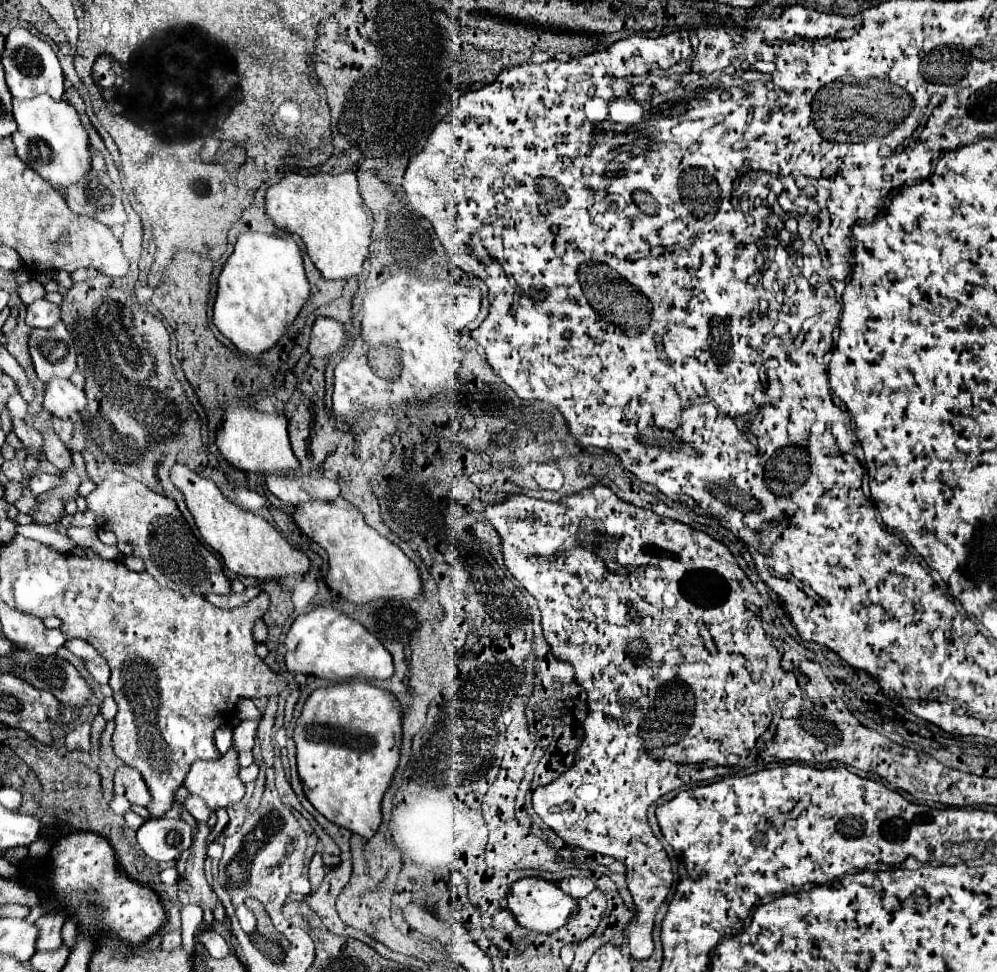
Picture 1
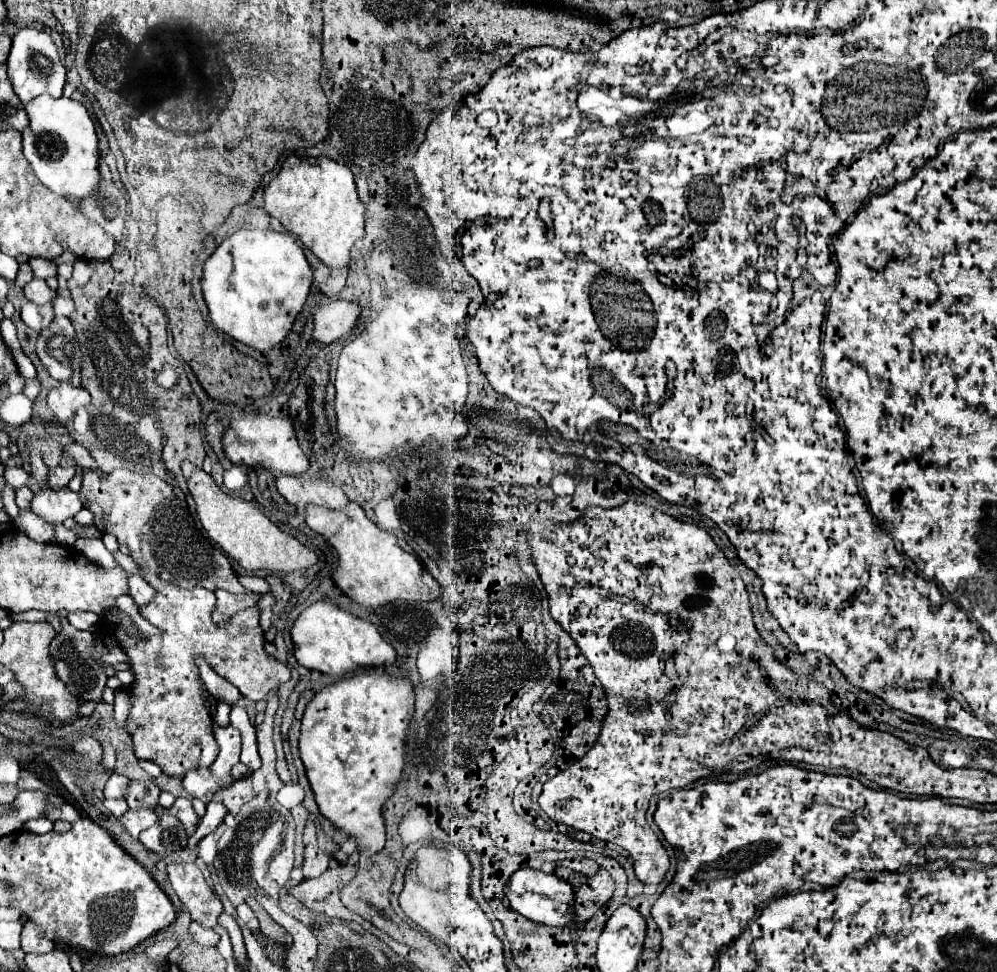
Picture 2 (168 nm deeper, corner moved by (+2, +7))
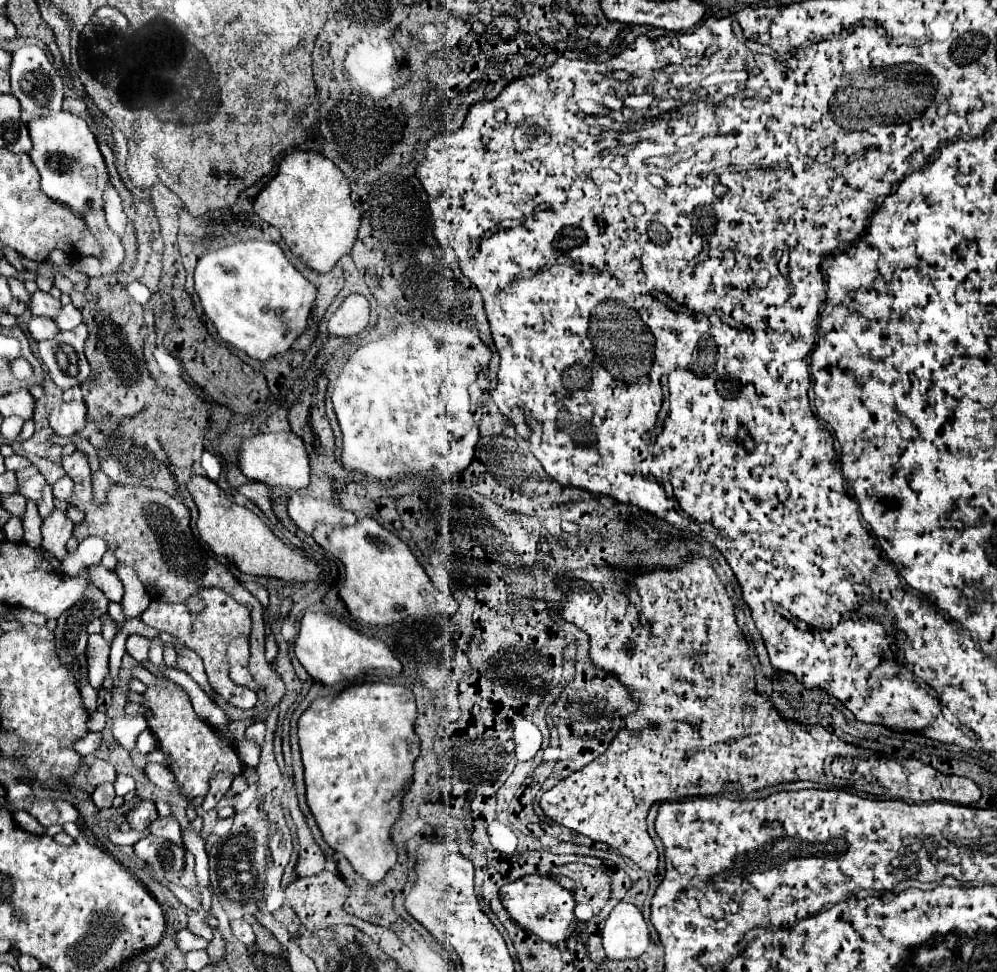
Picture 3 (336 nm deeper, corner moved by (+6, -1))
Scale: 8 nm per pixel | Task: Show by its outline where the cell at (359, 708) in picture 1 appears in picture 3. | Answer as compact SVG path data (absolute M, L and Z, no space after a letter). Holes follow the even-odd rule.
M360 683L360 685L352 685L348 689L344 689L342 693L334 695L334 697L320 697L316 699L300 717L298 721L298 737L300 737L300 749L302 749L302 763L304 763L304 781L306 781L306 799L308 799L308 807L322 831L324 841L338 853L342 853L350 865L354 867L354 871L364 877L370 883L378 883L384 879L384 875L392 869L392 865L396 863L396 847L390 839L390 829L392 825L398 821L400 813L402 813L402 797L406 793L406 787L412 783L412 773L414 773L414 761L420 755L420 739L414 731L414 721L416 721L416 703L414 703L414 695L412 689L404 687L404 685L392 685L392 683Z

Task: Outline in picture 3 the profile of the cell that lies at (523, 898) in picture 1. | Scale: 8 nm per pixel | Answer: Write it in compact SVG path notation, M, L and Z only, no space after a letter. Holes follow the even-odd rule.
M526 875L520 877L518 881L512 881L500 889L500 899L510 917L522 925L524 929L532 931L538 935L542 941L558 945L566 941L572 931L578 927L576 915L574 915L574 897L572 891L564 889L558 885L552 877L542 877L542 875Z

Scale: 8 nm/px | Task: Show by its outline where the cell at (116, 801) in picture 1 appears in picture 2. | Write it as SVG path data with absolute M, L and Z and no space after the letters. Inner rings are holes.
M124 798L120 799L105 799L103 801L104 806L112 815L119 818L128 811L128 805Z

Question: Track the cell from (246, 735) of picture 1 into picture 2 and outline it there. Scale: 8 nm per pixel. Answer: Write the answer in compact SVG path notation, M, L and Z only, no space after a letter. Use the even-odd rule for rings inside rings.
M214 725L214 735L216 735L216 741L220 745L220 755L210 765L210 769L216 777L224 777L224 775L230 775L232 765L240 761L242 739L240 739L240 731L232 725L228 725L228 727L216 727Z

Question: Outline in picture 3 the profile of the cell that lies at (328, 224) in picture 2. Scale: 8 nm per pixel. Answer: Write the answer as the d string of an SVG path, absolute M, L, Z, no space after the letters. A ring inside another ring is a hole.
M294 151L280 161L276 177L256 195L254 213L280 229L286 245L302 263L318 273L328 273L342 255L352 251L360 213L350 201L344 173L316 151Z

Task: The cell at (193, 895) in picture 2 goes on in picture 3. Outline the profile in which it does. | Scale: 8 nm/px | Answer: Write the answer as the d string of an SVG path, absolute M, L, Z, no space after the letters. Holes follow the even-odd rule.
M198 909L198 911L190 913L188 929L190 929L194 935L204 937L206 941L212 941L212 929L210 929L210 925L206 923L206 911L204 911L204 909Z

